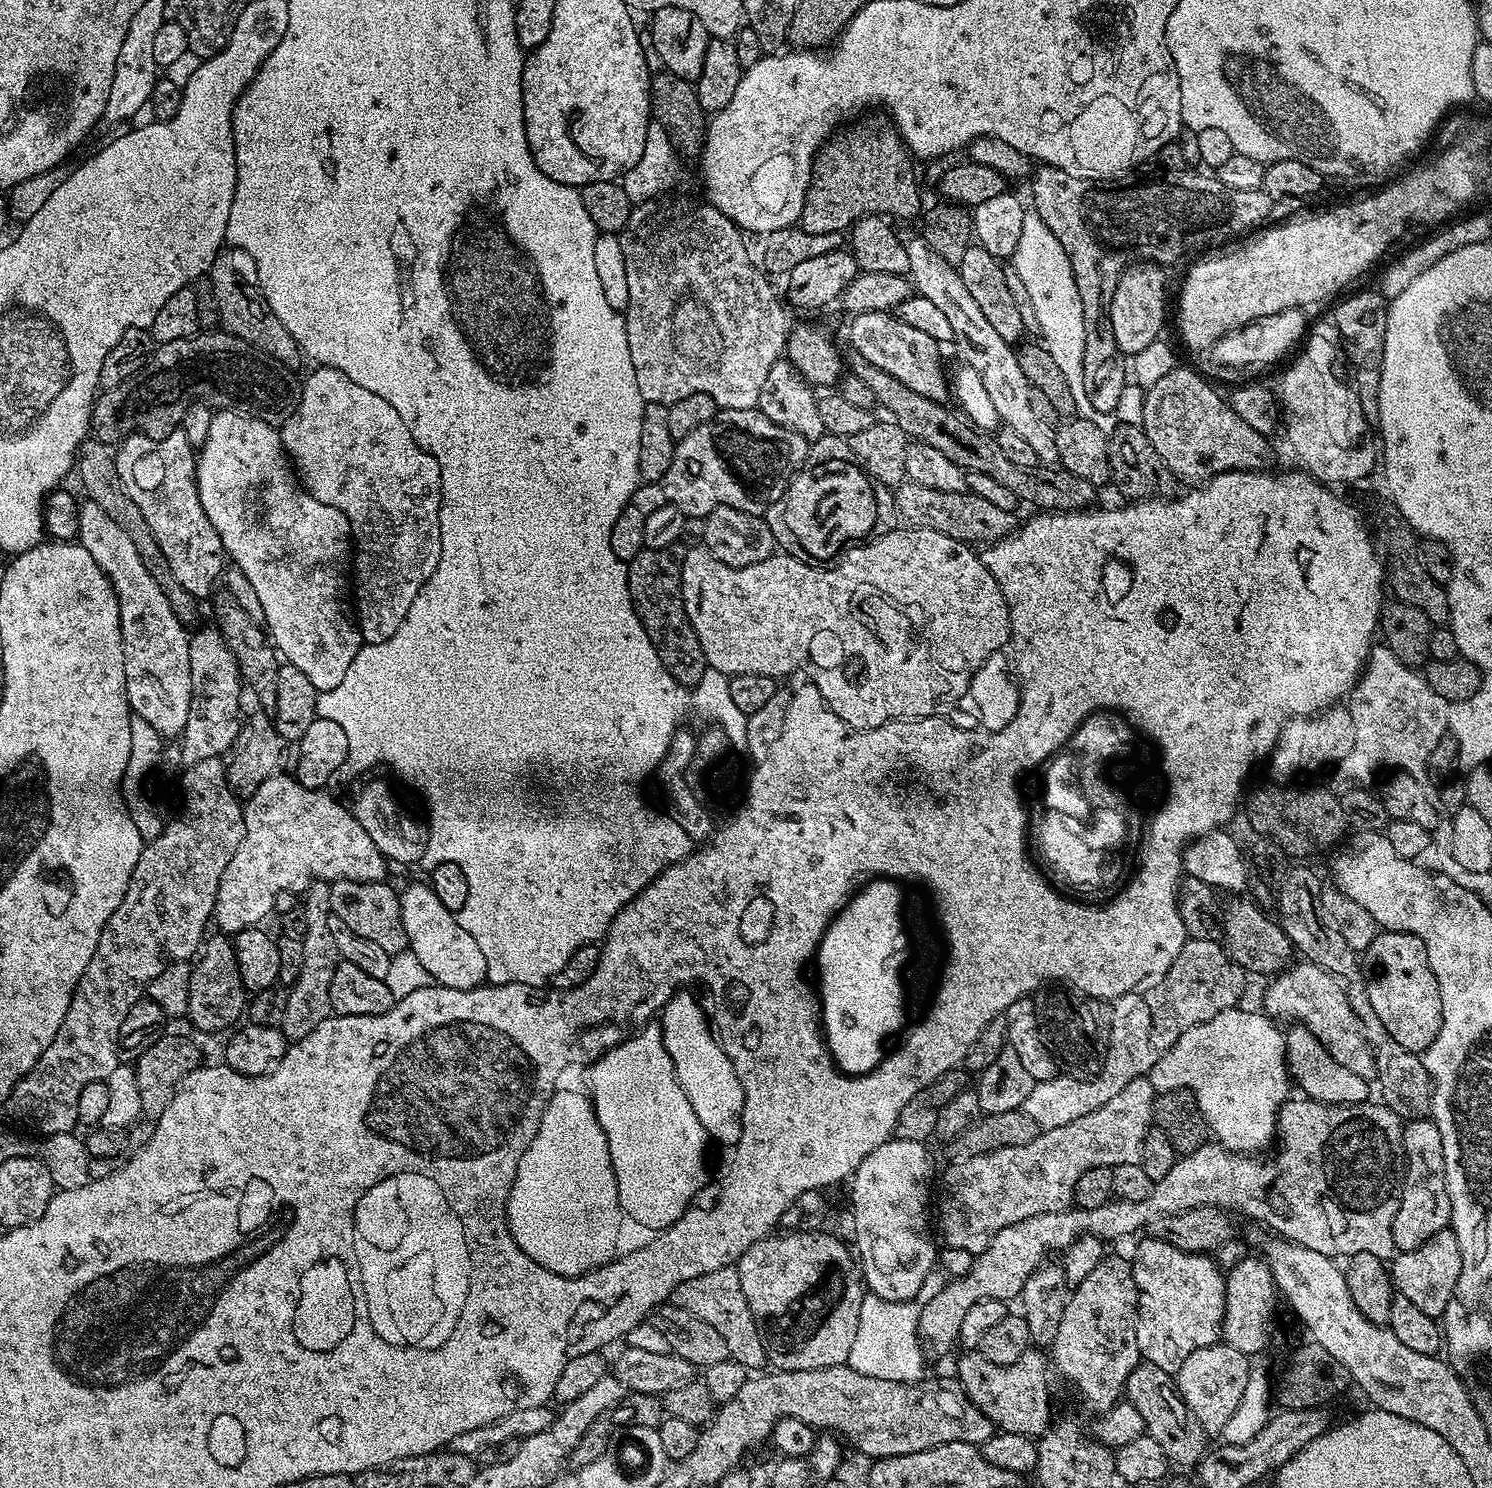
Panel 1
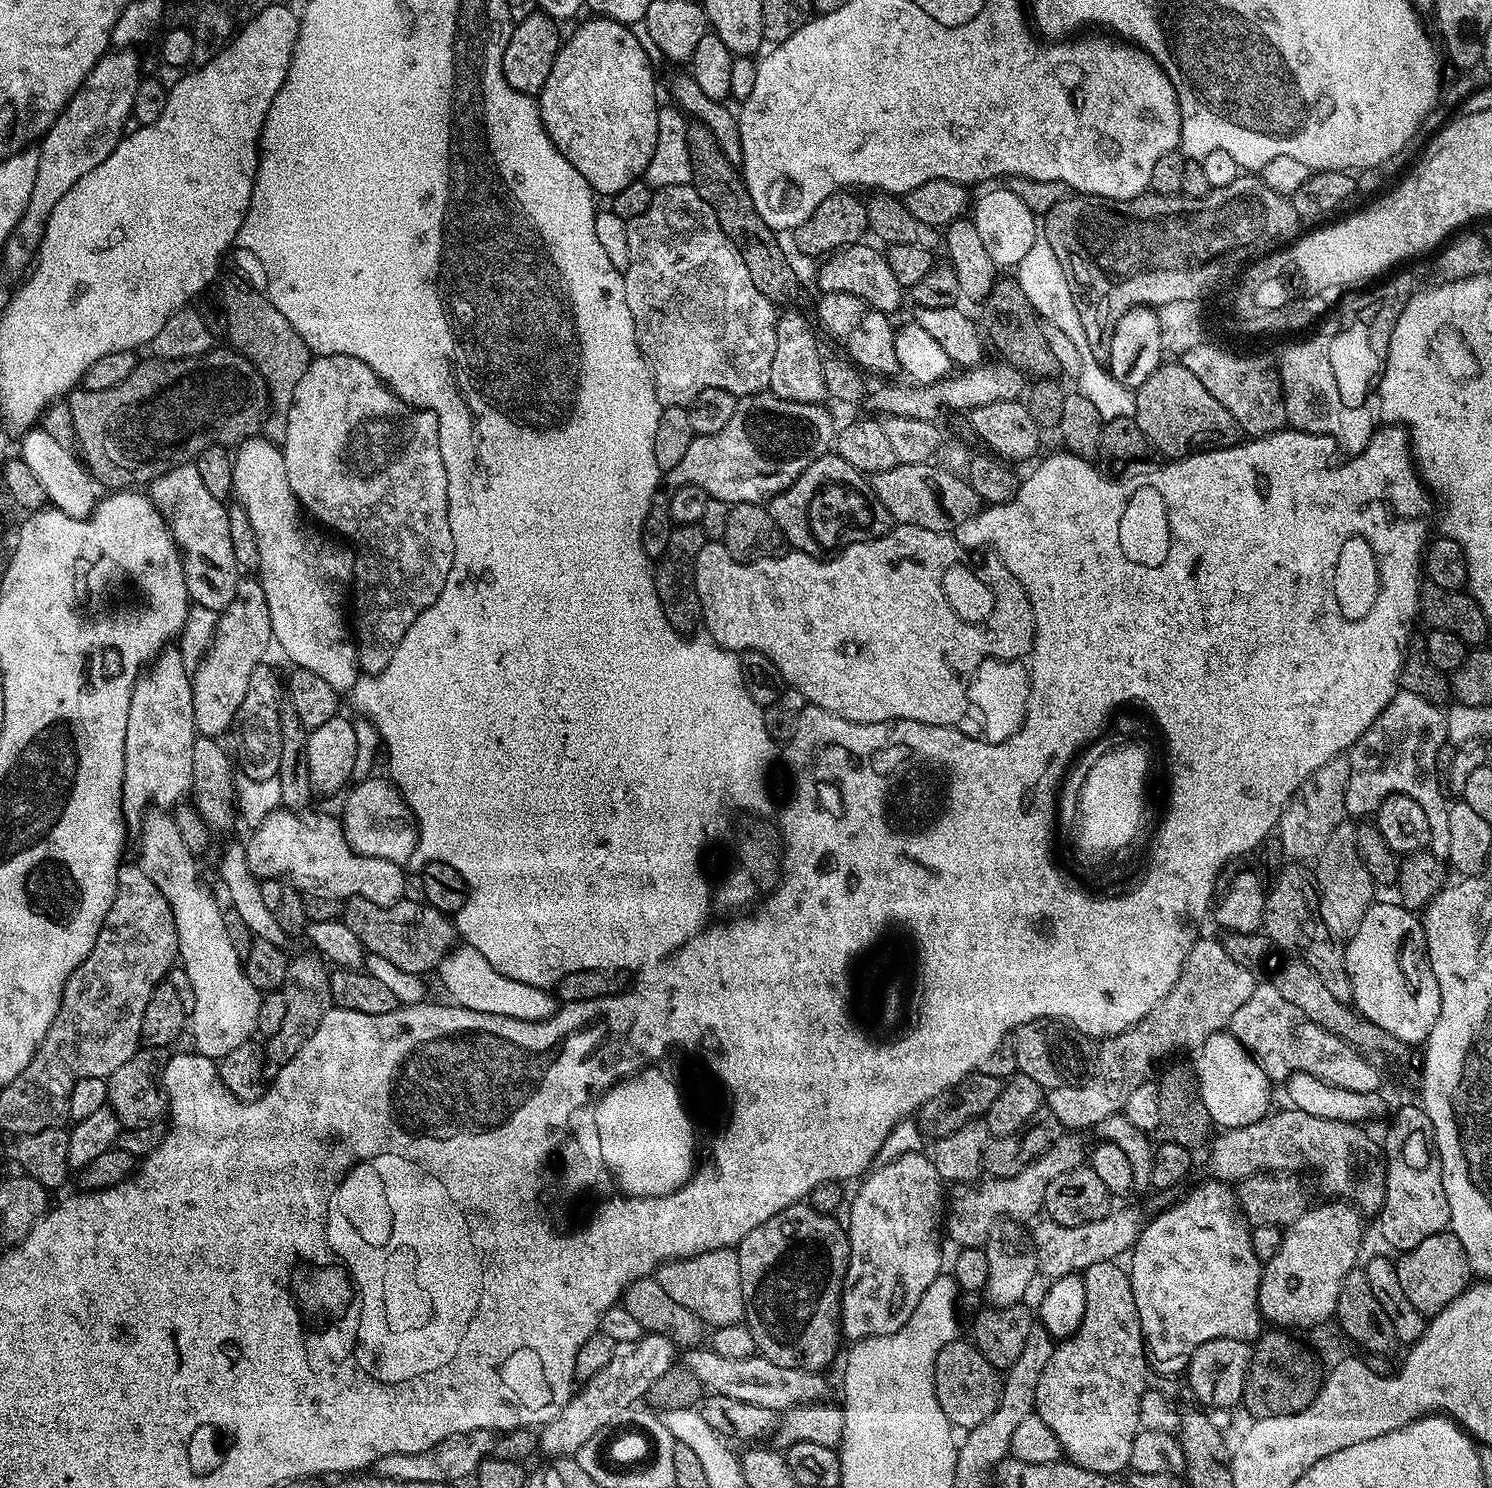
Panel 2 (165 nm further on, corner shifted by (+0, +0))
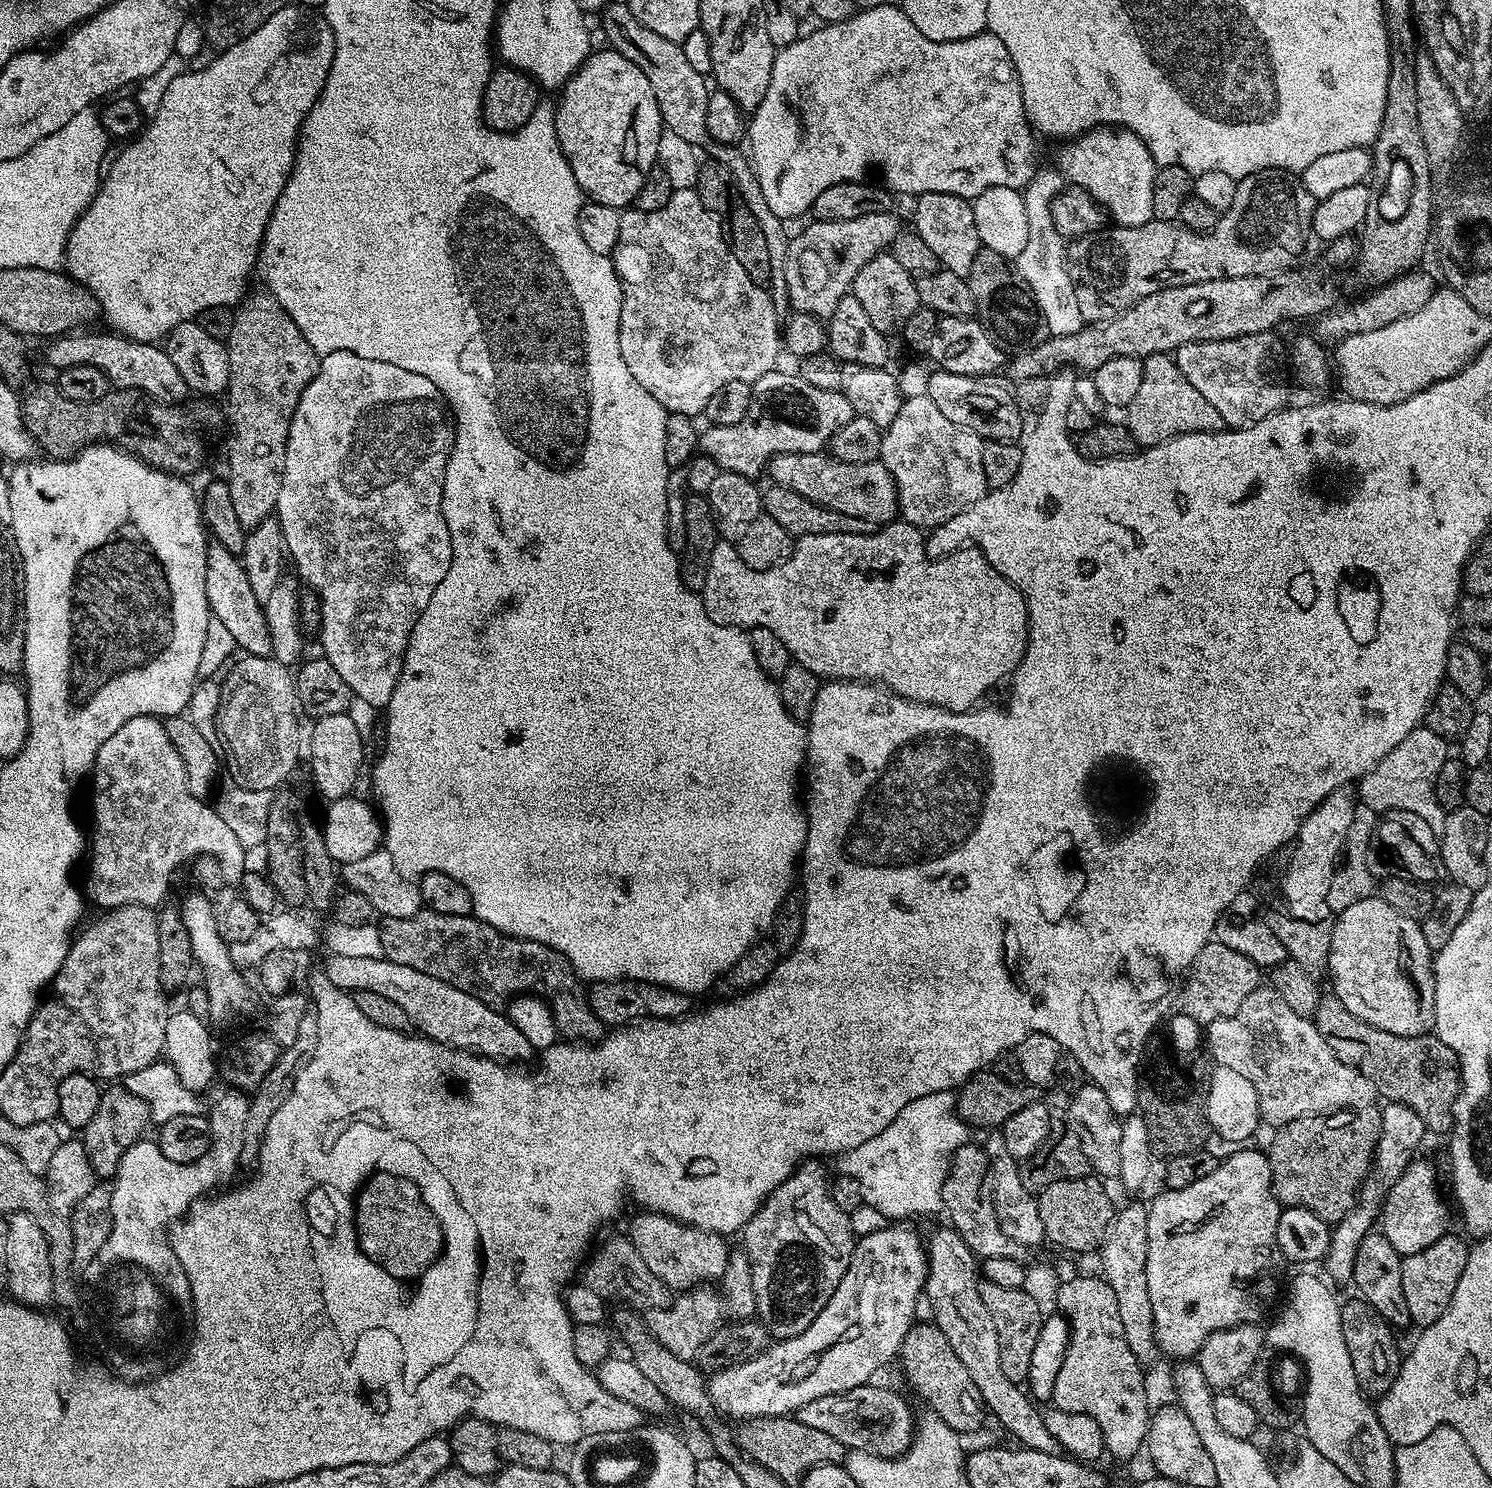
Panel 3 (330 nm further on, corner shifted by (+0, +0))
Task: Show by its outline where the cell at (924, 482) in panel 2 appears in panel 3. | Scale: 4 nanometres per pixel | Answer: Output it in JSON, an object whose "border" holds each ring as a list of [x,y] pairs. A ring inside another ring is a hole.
{"border":[[[823,451],[810,454],[778,454],[767,466],[766,476],[777,488],[794,490],[802,498],[814,502],[823,508],[834,510],[838,514],[850,514],[850,518],[862,518],[866,522],[874,522],[878,526],[893,523],[898,516],[896,503],[896,483],[882,463],[875,464],[851,464],[841,460],[829,458]]]}

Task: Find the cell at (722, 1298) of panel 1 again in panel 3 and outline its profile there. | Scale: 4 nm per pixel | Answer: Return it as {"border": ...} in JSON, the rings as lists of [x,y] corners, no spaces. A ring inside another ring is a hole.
{"border":[[[644,1210],[632,1220],[632,1248],[642,1254],[642,1262],[670,1290],[691,1290],[719,1281],[726,1270],[730,1245],[718,1232],[707,1232],[692,1224],[683,1224],[661,1212]]]}

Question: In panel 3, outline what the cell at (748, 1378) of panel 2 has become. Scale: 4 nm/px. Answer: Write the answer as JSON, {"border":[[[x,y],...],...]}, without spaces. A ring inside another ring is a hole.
{"border":[[[876,1382],[858,1386],[838,1394],[826,1394],[824,1398],[814,1398],[795,1412],[795,1417],[814,1430],[823,1430],[830,1438],[838,1438],[845,1449],[854,1452],[869,1452],[875,1456],[900,1456],[908,1451],[914,1435],[912,1408],[896,1392],[879,1388]]]}

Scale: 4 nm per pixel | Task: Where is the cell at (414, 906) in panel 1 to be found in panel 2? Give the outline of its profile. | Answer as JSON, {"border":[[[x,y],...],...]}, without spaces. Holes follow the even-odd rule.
{"border":[[[465,944],[444,956],[436,974],[449,994],[447,997],[457,1007],[478,1013],[498,1014],[518,1021],[540,1021],[552,1016],[558,1007],[557,999],[547,989],[507,978],[494,970],[478,950]]]}

